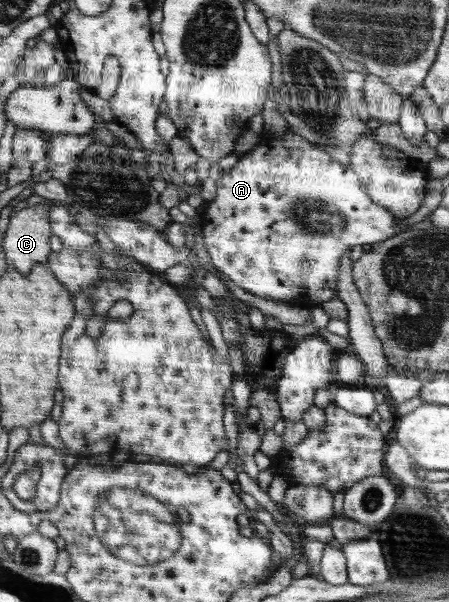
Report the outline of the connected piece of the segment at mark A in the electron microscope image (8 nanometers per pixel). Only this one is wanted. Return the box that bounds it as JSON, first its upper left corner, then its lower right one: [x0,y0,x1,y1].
[197,126,408,307]

